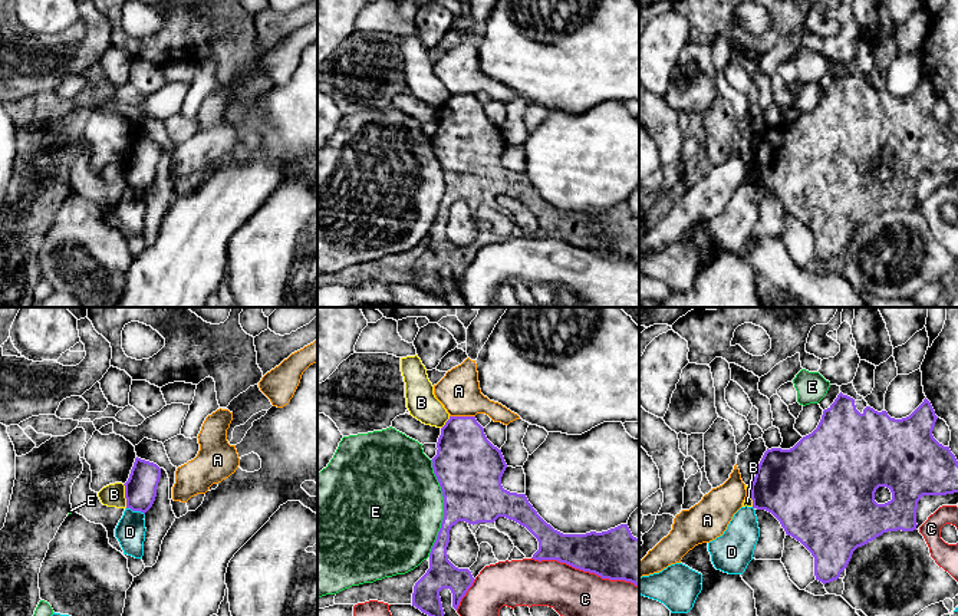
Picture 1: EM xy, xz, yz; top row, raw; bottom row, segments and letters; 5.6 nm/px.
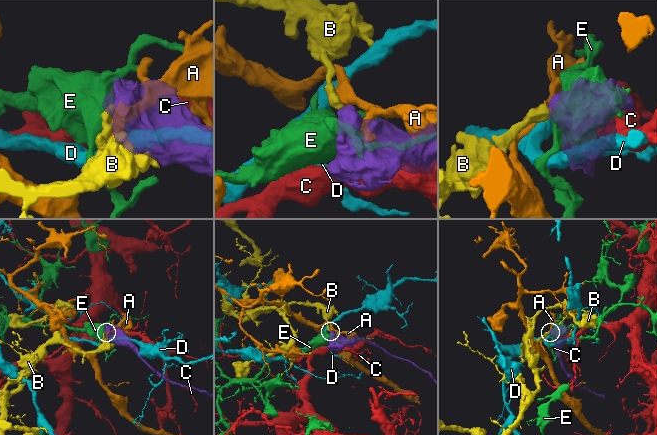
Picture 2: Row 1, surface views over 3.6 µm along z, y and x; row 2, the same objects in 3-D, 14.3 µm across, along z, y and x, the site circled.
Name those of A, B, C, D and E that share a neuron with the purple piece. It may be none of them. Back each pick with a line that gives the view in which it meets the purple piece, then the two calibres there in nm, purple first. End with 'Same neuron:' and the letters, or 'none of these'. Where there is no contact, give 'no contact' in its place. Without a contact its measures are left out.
Same neuron: none of these

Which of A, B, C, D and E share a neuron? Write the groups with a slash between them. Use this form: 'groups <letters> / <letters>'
groups A / B / C / D / E

